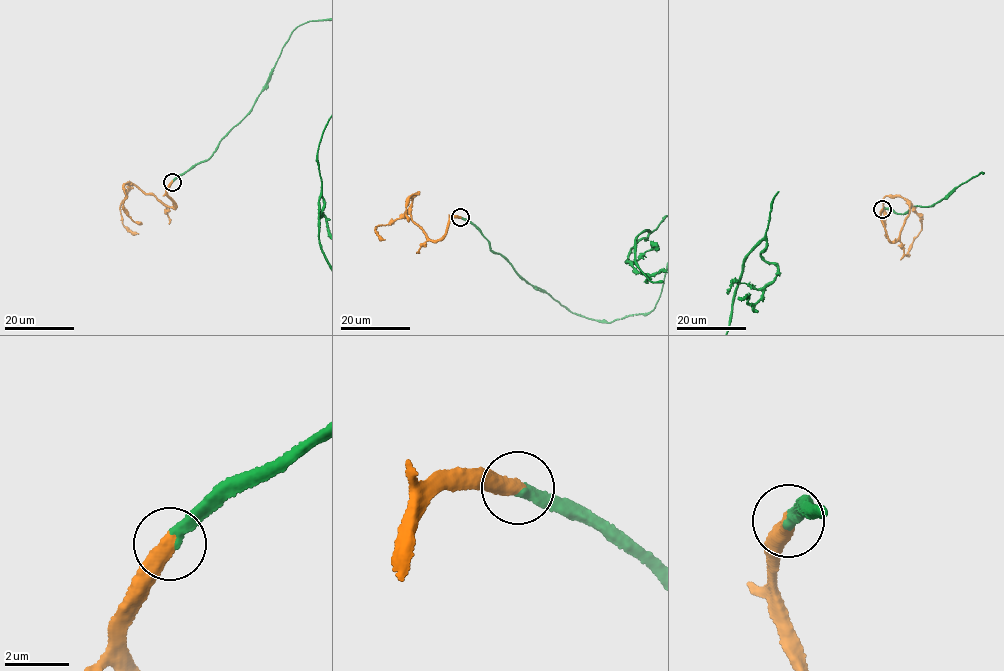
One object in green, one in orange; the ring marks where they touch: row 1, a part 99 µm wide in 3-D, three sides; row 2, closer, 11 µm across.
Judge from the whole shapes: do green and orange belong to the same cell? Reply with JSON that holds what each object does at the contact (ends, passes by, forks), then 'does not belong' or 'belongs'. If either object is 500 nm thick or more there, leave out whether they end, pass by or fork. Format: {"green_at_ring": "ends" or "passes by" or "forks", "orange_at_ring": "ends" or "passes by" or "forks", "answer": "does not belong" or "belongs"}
{"green_at_ring": "ends", "orange_at_ring": "ends", "answer": "belongs"}

